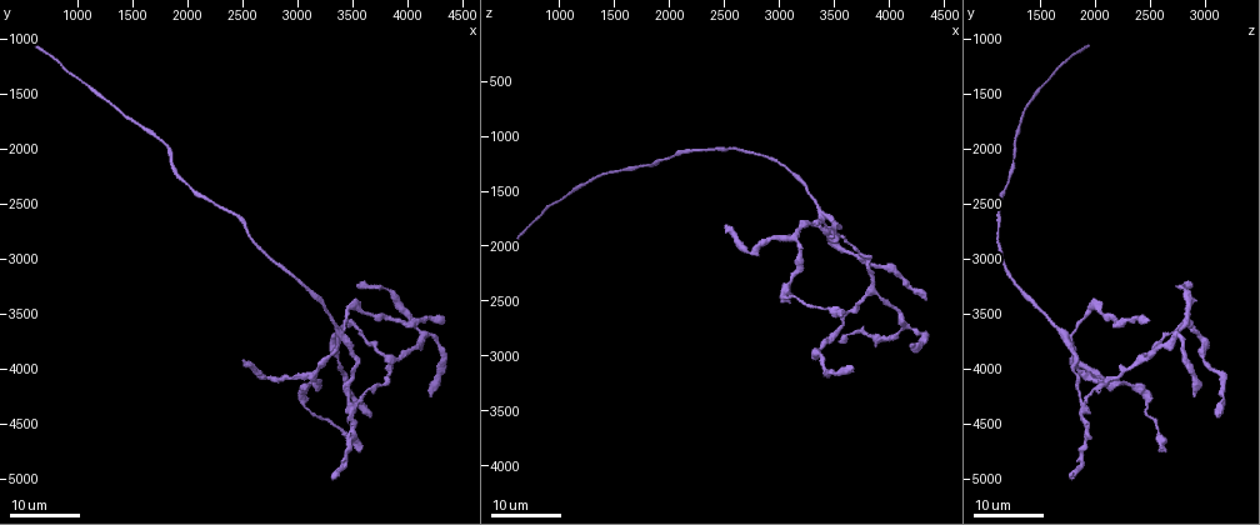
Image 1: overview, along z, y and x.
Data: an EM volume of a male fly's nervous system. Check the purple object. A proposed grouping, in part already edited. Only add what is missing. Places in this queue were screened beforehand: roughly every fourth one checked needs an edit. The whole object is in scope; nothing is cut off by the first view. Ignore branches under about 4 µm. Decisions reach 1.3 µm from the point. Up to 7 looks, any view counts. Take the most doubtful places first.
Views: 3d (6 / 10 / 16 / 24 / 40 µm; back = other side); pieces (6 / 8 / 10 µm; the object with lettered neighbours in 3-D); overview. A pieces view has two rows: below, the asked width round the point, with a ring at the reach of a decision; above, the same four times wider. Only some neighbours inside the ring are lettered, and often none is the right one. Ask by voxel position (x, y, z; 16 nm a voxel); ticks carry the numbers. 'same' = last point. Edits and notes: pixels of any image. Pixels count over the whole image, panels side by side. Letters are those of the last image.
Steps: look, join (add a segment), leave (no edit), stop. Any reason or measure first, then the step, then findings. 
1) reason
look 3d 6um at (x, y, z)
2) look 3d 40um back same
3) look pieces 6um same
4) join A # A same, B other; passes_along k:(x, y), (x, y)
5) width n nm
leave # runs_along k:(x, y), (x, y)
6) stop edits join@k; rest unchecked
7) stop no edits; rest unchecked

branch stops here
look 3d 16um at (600, 1060, 1900)

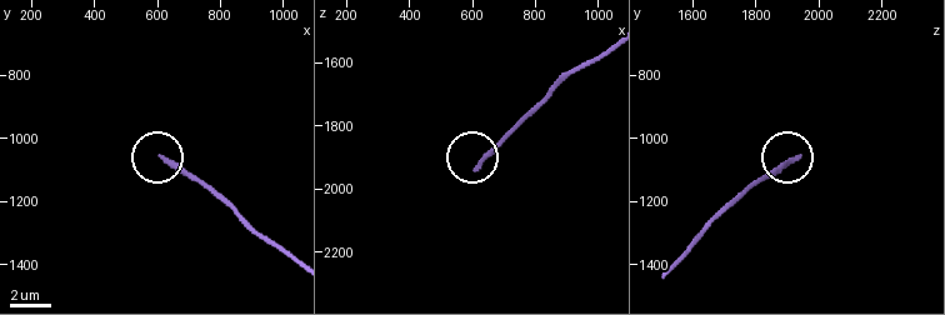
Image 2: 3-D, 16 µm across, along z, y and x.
look pieces 8um at (610, 1060, 1930)

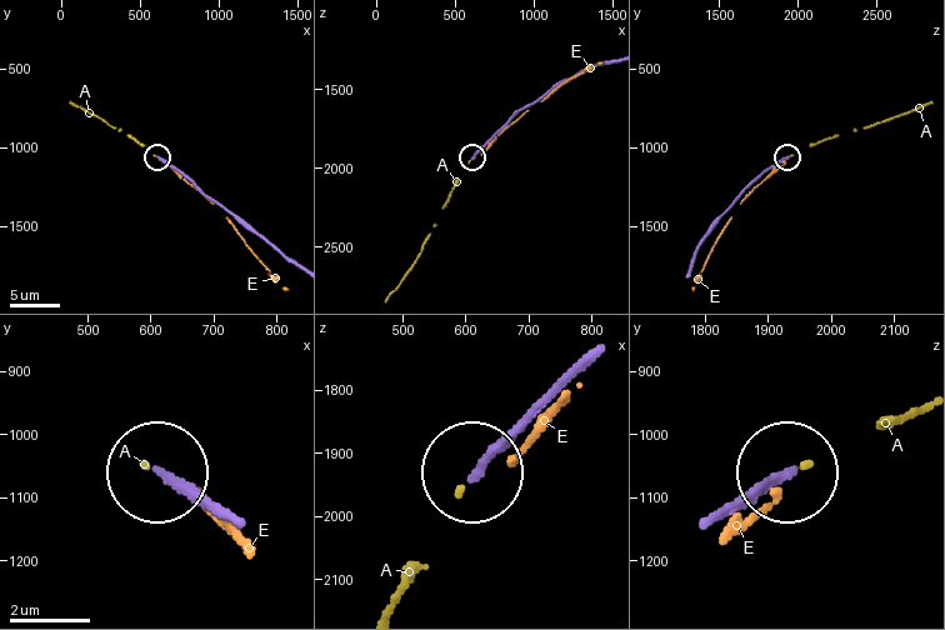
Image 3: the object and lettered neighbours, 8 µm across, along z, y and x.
leave # A other, E other; no lettered segment goes on from it

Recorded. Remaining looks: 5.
free end
look 3d 24um at (2500, 3940, 1820)

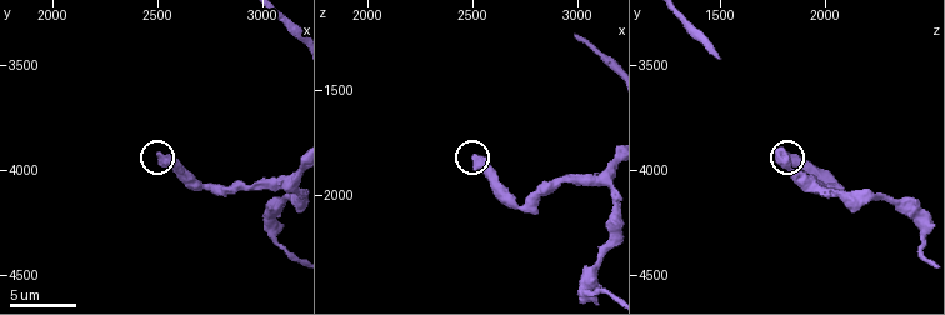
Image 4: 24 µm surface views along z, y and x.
look pieces 8um at (2510, 3940, 1830)

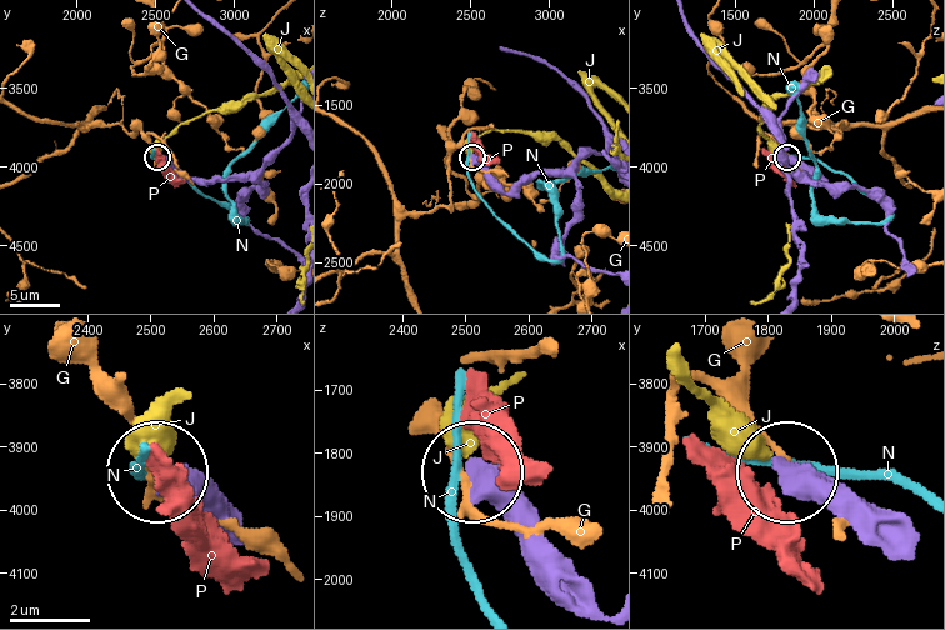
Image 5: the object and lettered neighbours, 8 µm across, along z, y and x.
width 350 nm
leave # G other, J other, N other, P other; runs_along 5:(564, 561), (476, 474); no lettered segment goes on from it

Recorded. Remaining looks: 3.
end of a long branch
look 3d 24um at (3560, 3240, 2880)

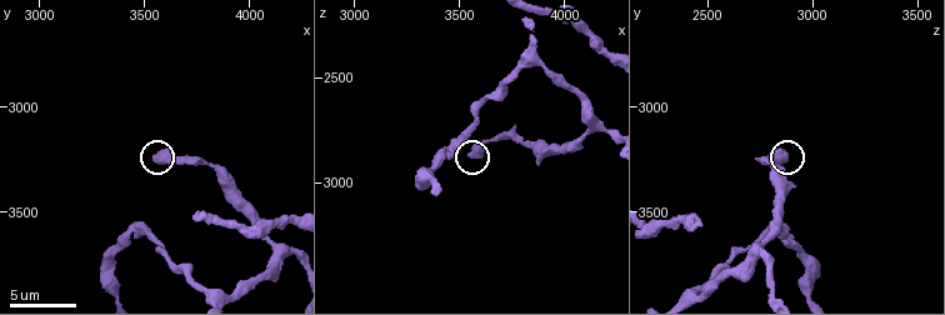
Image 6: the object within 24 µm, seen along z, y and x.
look pieces 10um at (3560, 3240, 2880)

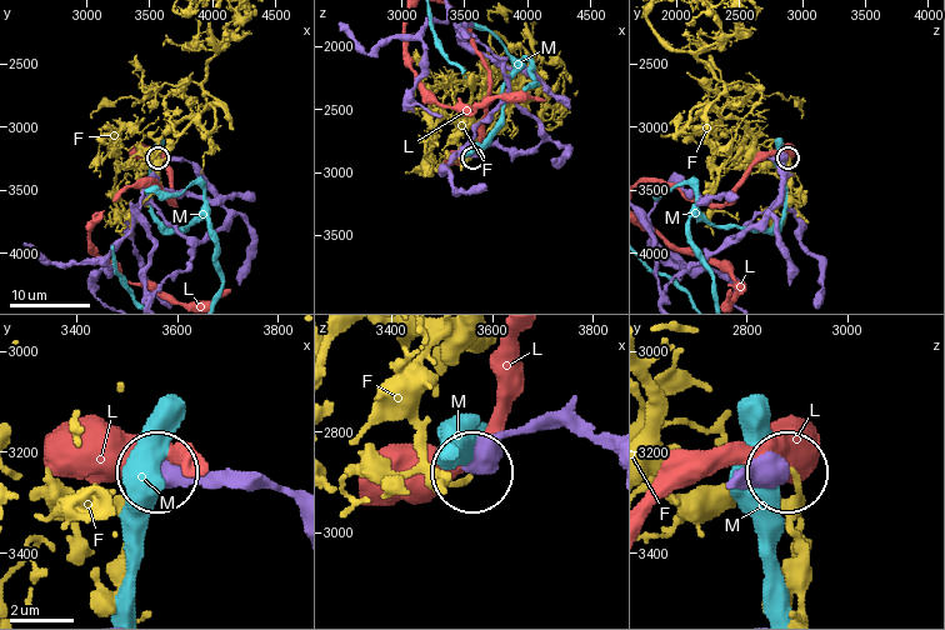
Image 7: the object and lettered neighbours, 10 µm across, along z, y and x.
leave # F other, L other, M other; runs_along 7:(605, 436), (581, 425), (533, 425), (500, 441), (470, 471); none of them fits

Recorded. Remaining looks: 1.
stop no edits; rest unchecked

